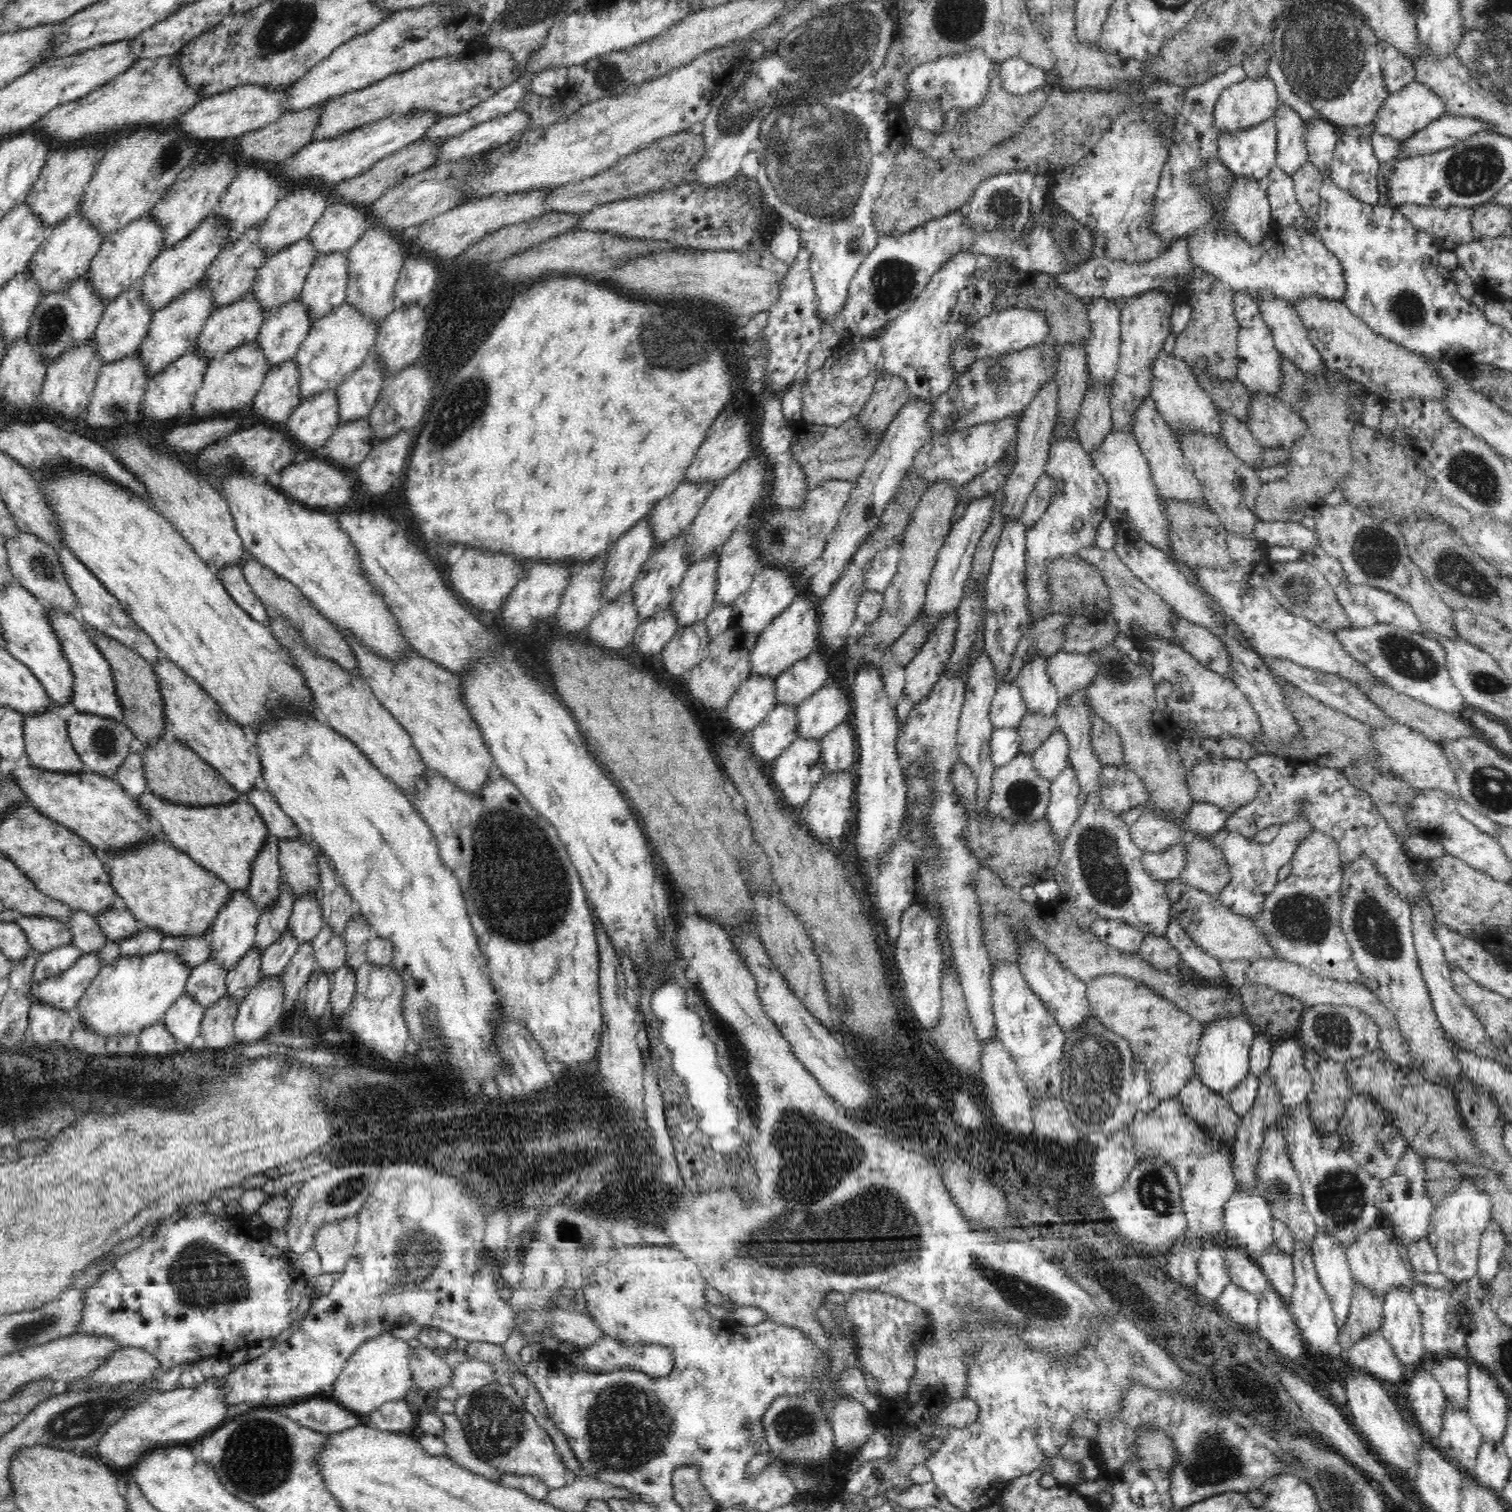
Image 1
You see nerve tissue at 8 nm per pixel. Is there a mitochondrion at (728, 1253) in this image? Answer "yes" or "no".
yes

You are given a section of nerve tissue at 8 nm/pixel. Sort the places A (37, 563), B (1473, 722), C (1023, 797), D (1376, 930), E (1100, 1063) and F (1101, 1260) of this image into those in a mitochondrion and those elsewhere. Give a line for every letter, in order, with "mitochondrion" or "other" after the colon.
A: mitochondrion
B: other
C: mitochondrion
D: mitochondrion
E: mitochondrion
F: other

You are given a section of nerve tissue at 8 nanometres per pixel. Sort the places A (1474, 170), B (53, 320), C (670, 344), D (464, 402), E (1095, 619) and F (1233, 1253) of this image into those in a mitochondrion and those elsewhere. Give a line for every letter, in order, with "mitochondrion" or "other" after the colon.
A: mitochondrion
B: mitochondrion
C: mitochondrion
D: mitochondrion
E: other
F: other

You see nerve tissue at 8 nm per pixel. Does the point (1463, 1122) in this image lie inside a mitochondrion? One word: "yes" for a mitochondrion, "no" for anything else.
no

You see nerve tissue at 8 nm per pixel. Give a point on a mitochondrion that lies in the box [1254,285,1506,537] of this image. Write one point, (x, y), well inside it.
(1467, 472)

